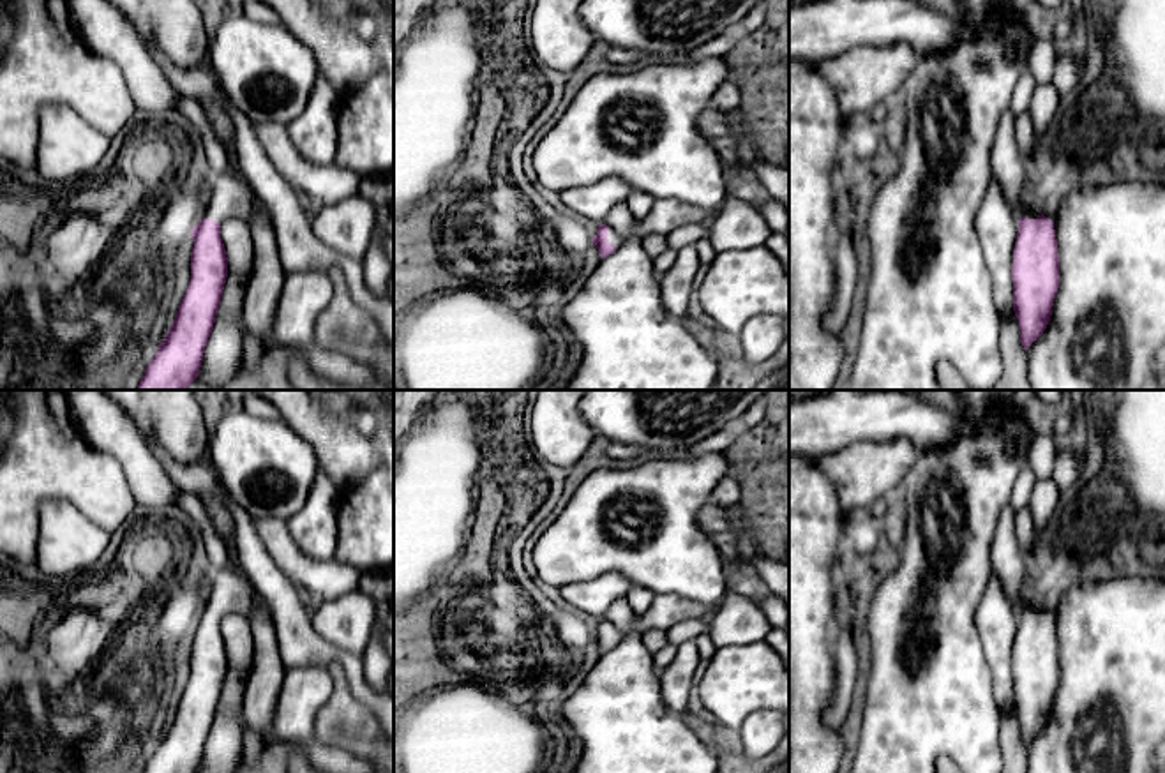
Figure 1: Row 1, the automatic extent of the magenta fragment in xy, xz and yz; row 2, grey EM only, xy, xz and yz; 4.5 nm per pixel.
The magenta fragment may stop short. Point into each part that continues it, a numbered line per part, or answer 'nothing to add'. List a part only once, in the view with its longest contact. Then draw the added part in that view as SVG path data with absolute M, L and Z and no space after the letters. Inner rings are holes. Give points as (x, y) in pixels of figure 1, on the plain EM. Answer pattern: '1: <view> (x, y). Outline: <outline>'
1: yz (1031, 604). Outline: M1027 589L1026 591L1026 597L1024 597L1024 602L1022 602L1022 605L1020 605L1020 611L1018 611L1018 614L1020 612L1026 612L1026 614L1036 614L1038 611L1041 611L1043 607L1041 607L1041 604L1040 604L1040 600L1038 600L1038 591L1034 591L1034 589Z

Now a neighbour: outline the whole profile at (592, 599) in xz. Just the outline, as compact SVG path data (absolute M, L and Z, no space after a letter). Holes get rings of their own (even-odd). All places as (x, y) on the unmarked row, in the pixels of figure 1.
M611 572L588 582L570 582L560 588L561 597L574 605L581 618L602 619L609 605L625 598L634 584L623 575Z

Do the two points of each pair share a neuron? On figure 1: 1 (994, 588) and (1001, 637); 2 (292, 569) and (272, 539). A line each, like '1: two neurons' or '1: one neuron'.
1: one neuron
2: one neuron

